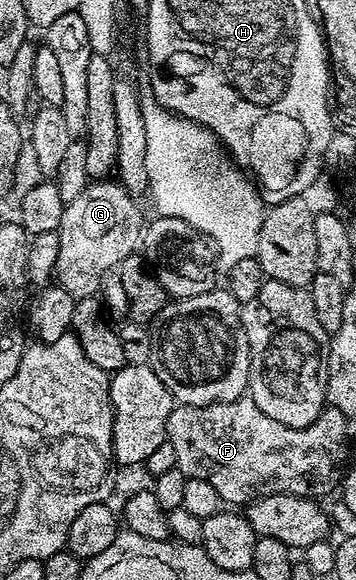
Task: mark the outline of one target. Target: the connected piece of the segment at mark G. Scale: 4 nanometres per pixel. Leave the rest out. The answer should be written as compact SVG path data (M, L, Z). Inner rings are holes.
M91 181L79 196L73 197L63 209L61 225L59 226L59 240L61 247L57 252L57 265L55 266L54 282L65 293L69 293L75 300L84 299L90 295L100 294L103 279L112 274L125 257L136 254L141 243L141 232L145 226L143 211L139 208L140 200L130 195L123 184L118 181Z

